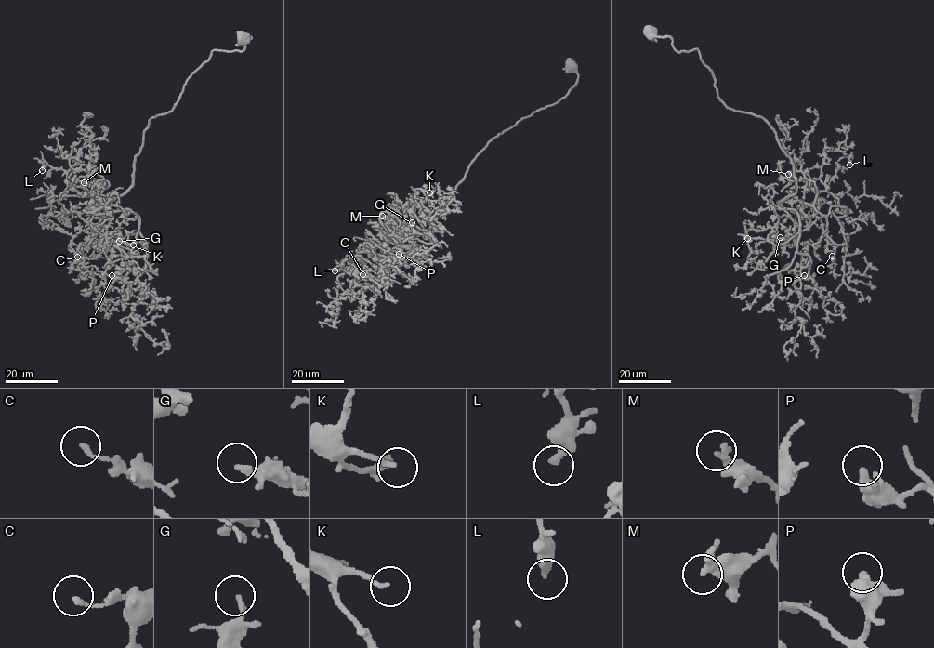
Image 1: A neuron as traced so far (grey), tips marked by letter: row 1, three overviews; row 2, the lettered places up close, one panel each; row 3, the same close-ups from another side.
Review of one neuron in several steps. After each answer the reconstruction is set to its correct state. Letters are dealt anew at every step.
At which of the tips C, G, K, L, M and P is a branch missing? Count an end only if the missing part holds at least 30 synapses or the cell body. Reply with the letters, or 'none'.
none

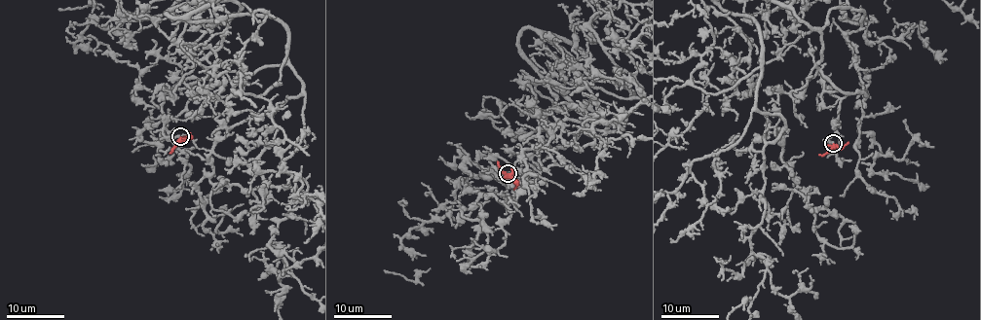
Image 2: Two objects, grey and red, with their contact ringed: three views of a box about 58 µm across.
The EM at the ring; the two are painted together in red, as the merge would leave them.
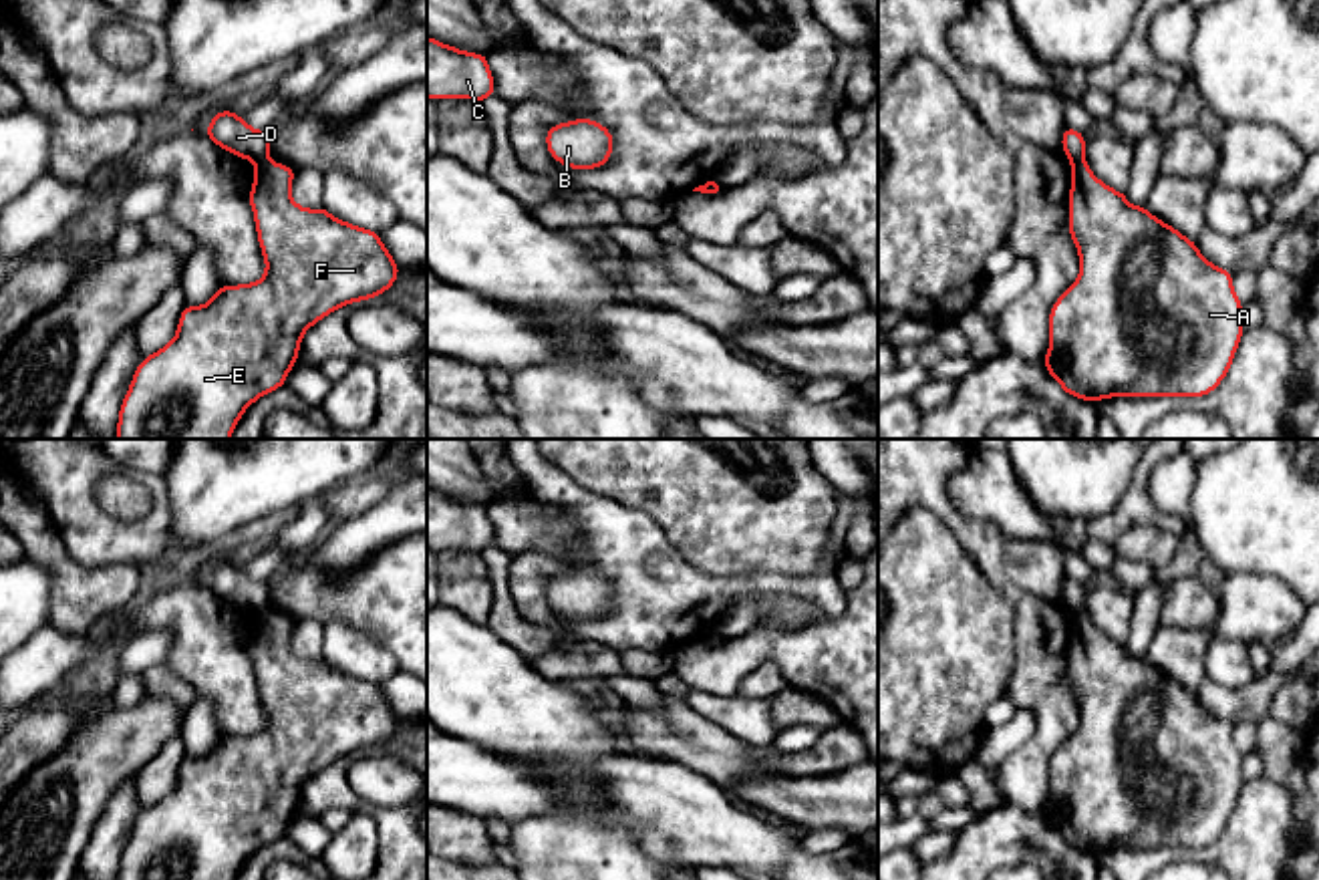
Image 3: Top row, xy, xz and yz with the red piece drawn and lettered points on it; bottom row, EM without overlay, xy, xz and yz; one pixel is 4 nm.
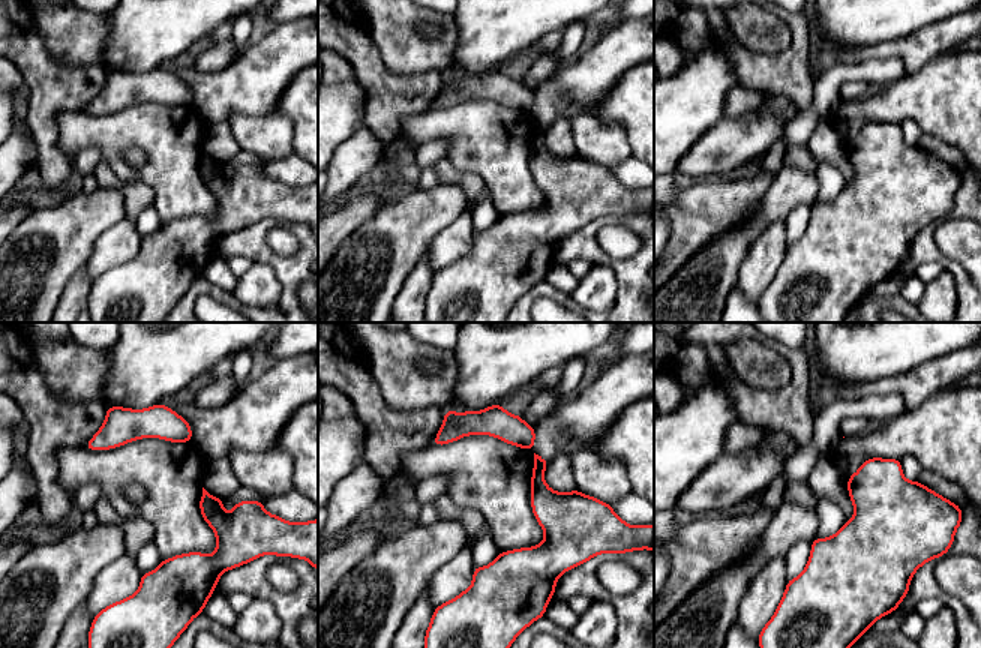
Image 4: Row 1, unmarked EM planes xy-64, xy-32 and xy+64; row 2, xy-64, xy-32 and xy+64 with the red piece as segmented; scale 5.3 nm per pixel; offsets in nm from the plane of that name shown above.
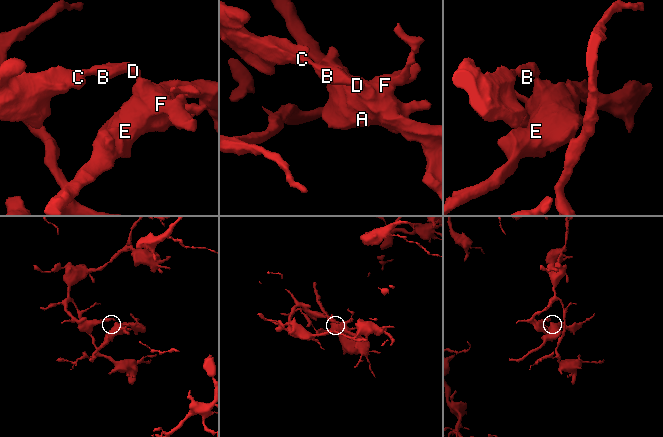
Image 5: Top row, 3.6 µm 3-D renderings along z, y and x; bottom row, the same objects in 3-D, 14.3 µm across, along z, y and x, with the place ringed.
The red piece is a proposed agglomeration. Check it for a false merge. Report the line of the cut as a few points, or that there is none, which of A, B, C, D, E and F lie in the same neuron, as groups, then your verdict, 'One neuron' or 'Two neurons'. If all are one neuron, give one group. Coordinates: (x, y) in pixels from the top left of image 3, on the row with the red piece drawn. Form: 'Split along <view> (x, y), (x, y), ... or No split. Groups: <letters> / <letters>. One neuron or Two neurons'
Split along xy (266, 156), (256, 164). Groups: A E F / B C D. Two neurons

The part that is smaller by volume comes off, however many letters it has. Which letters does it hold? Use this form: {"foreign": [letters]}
{"foreign": ["A", "E", "F"]}

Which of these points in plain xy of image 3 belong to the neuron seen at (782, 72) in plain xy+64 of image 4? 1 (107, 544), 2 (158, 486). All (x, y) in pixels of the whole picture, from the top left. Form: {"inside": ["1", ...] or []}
{"inside": ["1", "2"]}

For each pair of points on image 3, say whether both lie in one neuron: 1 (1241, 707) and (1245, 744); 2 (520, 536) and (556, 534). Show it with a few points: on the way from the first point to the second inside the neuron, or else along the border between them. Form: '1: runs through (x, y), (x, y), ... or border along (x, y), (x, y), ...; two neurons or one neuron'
1: border along (1255, 723), (1233, 725); two neurons
2: runs through (528, 534), (548, 534); one neuron

